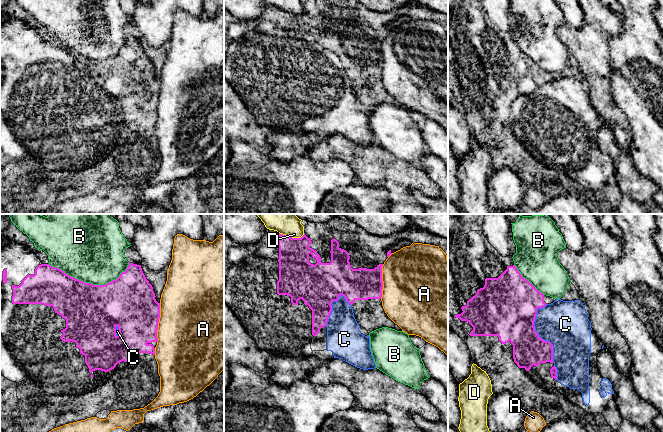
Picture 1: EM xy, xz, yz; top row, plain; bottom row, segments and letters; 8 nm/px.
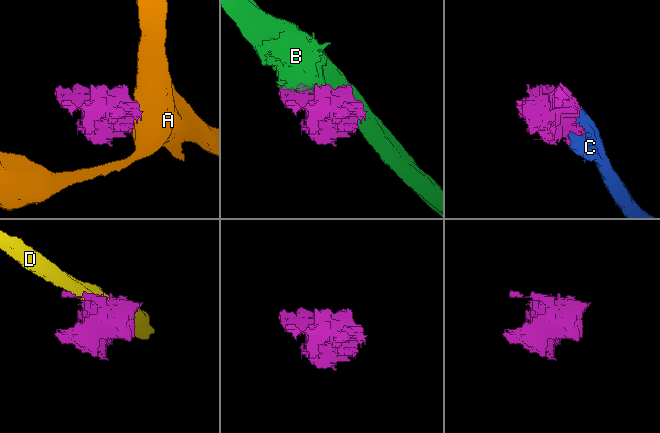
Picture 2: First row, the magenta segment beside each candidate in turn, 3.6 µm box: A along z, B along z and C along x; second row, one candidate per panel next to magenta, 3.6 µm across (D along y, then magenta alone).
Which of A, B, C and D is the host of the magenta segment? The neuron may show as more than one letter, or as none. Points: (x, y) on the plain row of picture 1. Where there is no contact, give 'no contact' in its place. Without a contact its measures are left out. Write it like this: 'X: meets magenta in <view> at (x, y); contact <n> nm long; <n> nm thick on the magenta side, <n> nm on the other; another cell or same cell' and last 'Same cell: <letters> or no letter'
A: meets magenta in xy at (158, 98); contact 320 nm long; 380 nm thick on the magenta side, 500 nm on the other; another cell
B: meets magenta in xy at (90, 59); contact 650 nm long; 440 nm thick on the magenta side, 480 nm on the other; another cell
C: meets magenta in yz at (537, 109); contact 480 nm long; 380 nm thick on the magenta side, 380 nm on the other; same cell
D: meets magenta in xz at (291, 13); contact 200 nm long; 260 nm thick on the magenta side, 110 nm on the other; another cell
Same cell: C

